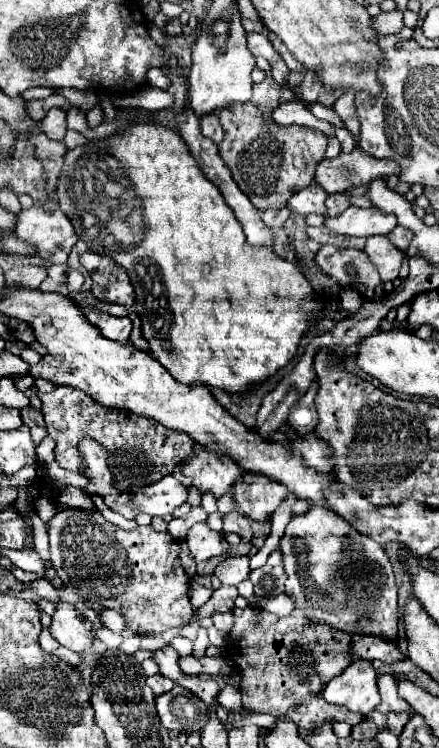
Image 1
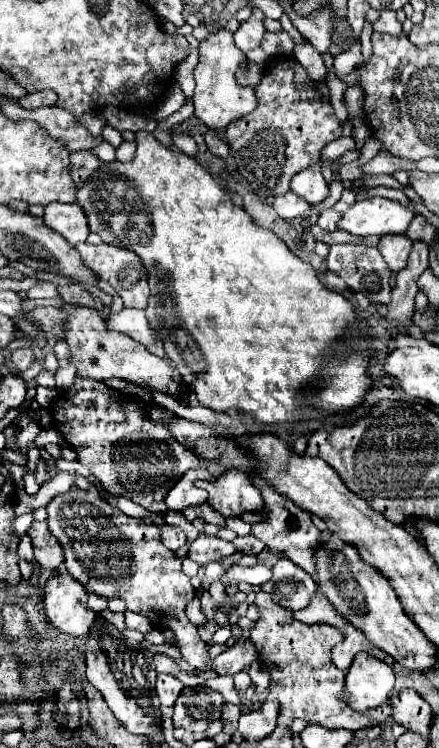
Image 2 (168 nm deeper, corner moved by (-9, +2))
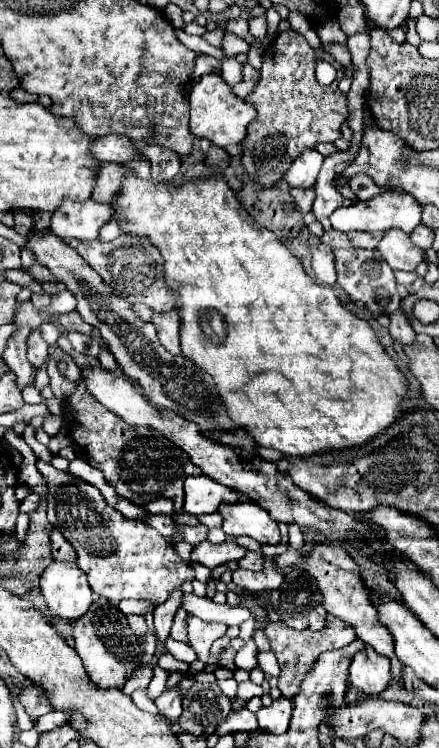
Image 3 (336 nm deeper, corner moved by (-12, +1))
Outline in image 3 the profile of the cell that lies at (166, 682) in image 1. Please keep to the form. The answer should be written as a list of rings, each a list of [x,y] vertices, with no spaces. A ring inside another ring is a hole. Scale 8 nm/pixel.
[[[168,689],[164,691],[156,701],[156,707],[158,707],[158,713],[162,717],[166,717],[170,723],[176,723],[180,713],[182,713],[182,695],[178,693],[178,689]]]

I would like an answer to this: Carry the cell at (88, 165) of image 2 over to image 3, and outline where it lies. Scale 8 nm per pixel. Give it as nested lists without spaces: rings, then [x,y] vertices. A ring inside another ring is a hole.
[[[102,163],[98,169],[98,175],[96,175],[96,189],[94,189],[92,199],[112,203],[120,195],[122,181],[128,173],[130,173],[130,169],[124,165]]]

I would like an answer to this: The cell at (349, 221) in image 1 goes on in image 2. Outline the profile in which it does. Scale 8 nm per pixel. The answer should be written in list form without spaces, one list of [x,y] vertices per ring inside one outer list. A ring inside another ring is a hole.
[[[375,196],[355,202],[339,220],[339,228],[357,236],[403,234],[413,218],[413,212],[399,202]]]

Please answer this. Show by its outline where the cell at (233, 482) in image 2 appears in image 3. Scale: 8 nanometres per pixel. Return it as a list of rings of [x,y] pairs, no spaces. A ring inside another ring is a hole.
[[[256,503],[220,505],[218,511],[224,519],[222,529],[228,537],[248,535],[264,545],[278,545],[282,541],[278,523]]]

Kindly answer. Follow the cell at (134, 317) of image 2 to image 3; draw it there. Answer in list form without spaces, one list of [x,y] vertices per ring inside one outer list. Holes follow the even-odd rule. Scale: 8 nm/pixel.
[[[178,311],[156,313],[156,315],[152,317],[152,323],[156,325],[160,343],[162,343],[172,355],[182,355],[182,349],[180,349],[180,317],[178,317]]]

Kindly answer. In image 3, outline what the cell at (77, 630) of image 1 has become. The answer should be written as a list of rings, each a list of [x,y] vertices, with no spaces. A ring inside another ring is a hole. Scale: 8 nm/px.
[[[52,561],[40,575],[40,589],[48,609],[62,619],[82,617],[92,603],[92,589],[76,563]]]

